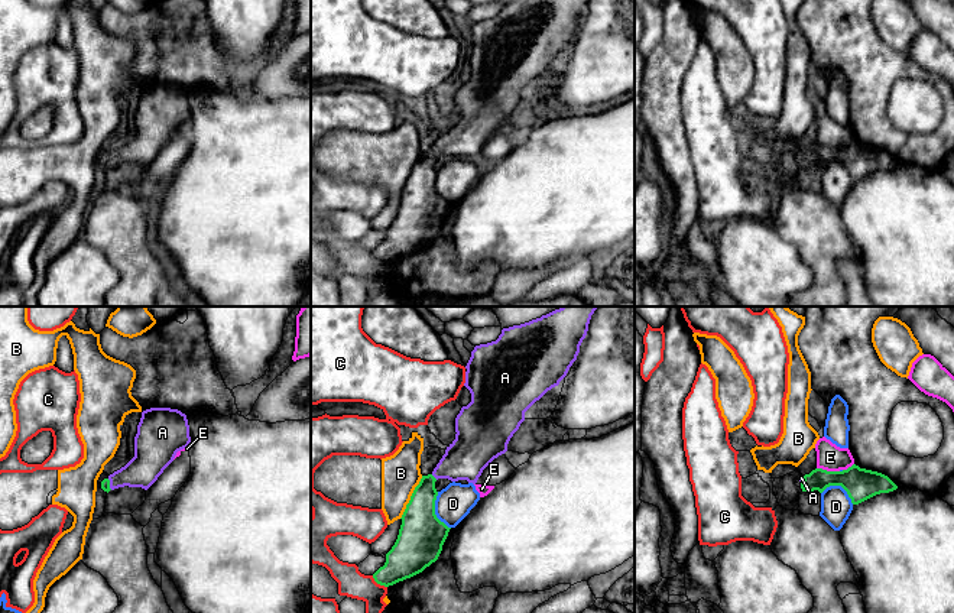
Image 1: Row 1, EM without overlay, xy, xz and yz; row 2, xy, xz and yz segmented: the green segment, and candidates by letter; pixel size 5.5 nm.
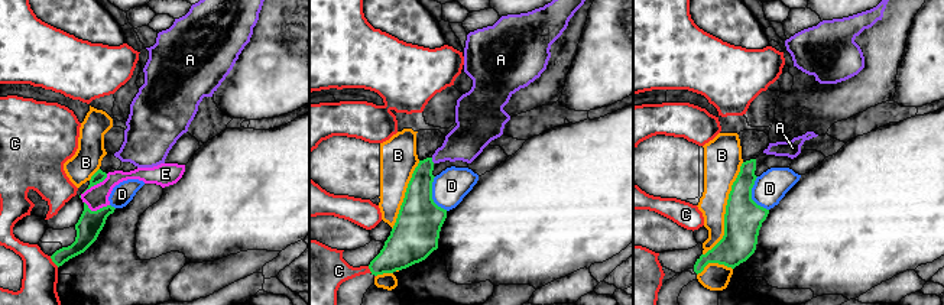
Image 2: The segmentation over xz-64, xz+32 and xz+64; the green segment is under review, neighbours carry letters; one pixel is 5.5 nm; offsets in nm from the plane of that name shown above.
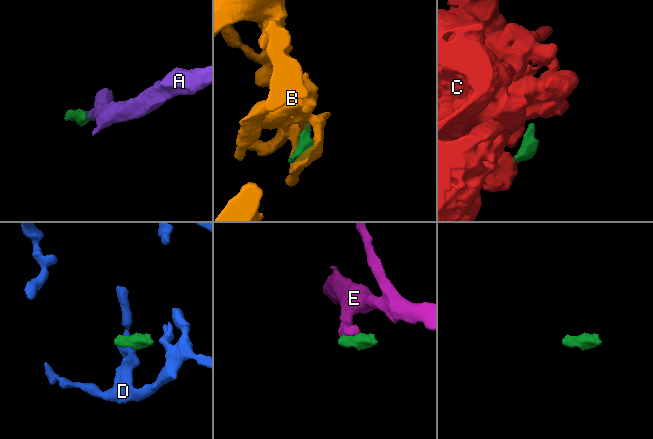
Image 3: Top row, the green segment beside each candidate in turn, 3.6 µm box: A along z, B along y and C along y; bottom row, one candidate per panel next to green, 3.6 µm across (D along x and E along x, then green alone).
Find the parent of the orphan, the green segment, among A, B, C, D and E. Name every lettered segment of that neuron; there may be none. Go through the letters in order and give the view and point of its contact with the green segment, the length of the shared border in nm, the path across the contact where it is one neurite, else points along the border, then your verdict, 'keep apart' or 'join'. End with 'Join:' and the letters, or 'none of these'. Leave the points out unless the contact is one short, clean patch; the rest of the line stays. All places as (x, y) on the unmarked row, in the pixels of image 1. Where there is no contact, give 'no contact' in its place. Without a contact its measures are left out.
A: meets green in xz at (432, 152); contact 50 nm long; runs through xz (419, 194), (427, 159), (432, 152), (461, 138), (470, 129); join
B: meets green in xz at (411, 174); contact 280 nm long; keep apart
C: meets green in xz at (379, 259); contact 110 nm long; border along xz (372, 252), (386, 263); keep apart
D: meets green in xz at (434, 187); contact 220 nm long; border along xz (437, 168), (435, 191), (450, 204); keep apart
E: meets green in yz at (828, 148); contact 130 nm long; border along yz (817, 143), (839, 148); keep apart
Join: A

